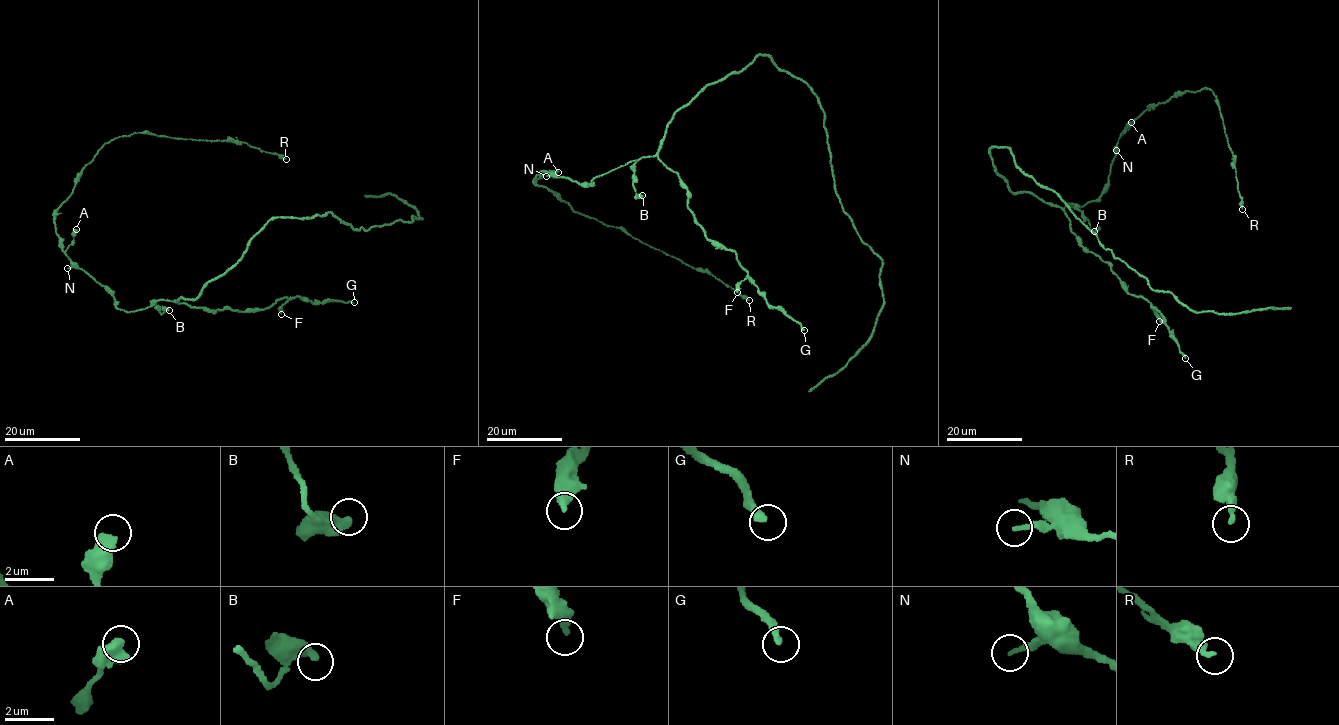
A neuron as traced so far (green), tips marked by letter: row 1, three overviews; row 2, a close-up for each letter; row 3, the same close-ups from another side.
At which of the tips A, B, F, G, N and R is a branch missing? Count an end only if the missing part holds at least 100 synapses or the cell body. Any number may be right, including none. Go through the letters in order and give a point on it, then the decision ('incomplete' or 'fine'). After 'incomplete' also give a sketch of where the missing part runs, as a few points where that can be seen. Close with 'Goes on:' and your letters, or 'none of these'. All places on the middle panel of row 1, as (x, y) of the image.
A: place (558, 172); fine
B: place (642, 195); fine
F: place (737, 292); fine
G: place (804, 330); incomplete
N: place (546, 176); fine
R: place (749, 300); fine
Goes on: G

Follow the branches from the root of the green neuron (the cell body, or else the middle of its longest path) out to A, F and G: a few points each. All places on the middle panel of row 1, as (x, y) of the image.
A: (687, 104), (675, 113), (654, 155), (630, 161), (597, 176), (587, 185), (545, 171), (558, 172)
F: (687, 104), (668, 124), (658, 156), (677, 173), (688, 209), (708, 239), (734, 252), (746, 271), (737, 292)
G: (687, 104), (668, 124), (658, 156), (677, 173), (708, 239), (734, 252), (768, 304), (804, 330)

